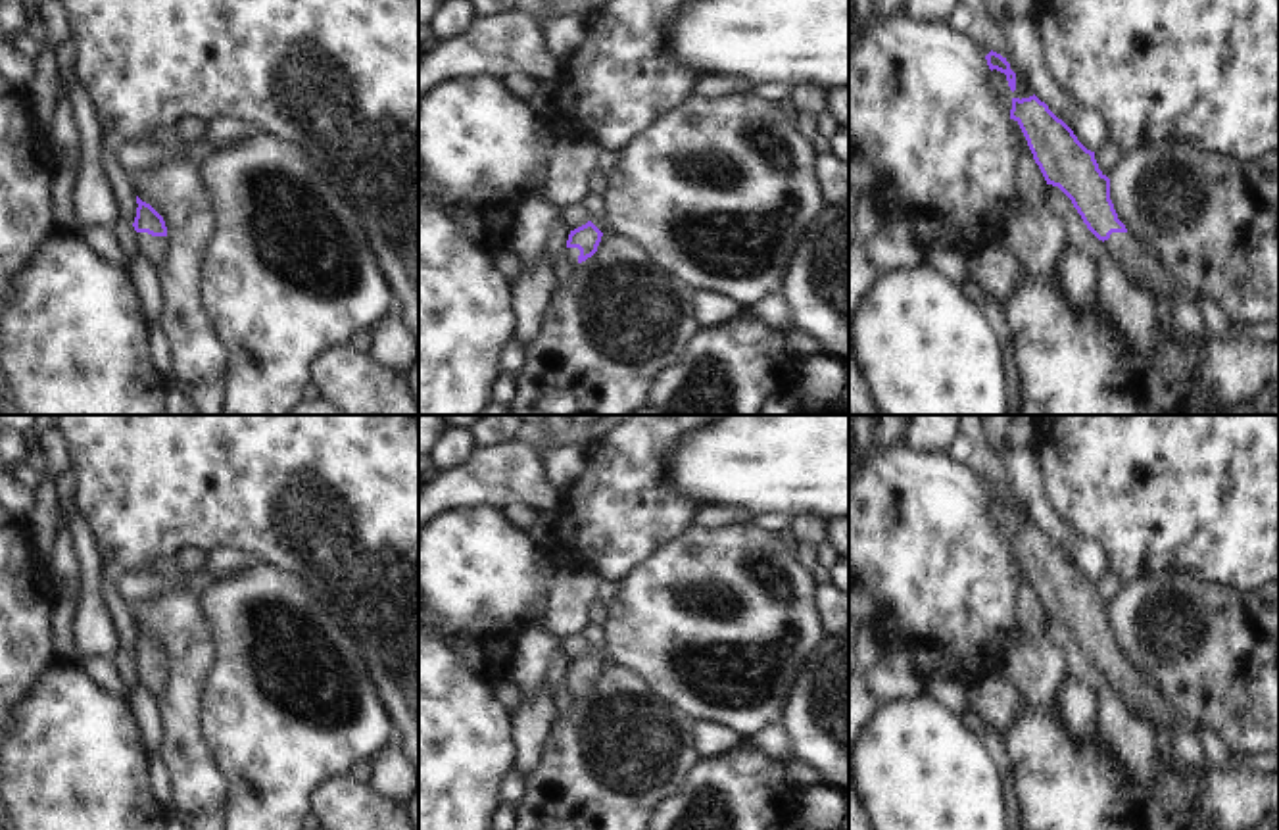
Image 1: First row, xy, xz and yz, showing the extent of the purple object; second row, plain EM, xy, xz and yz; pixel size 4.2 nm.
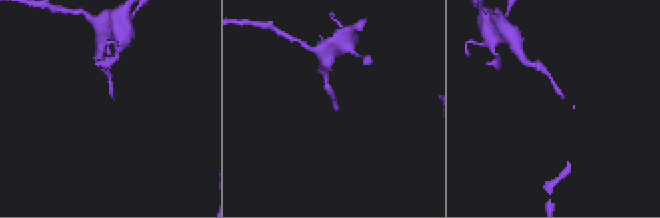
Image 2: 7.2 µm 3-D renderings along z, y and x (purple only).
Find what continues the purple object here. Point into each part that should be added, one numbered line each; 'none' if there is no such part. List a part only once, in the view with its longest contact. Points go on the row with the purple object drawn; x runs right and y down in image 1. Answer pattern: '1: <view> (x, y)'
1: xy (154, 248)

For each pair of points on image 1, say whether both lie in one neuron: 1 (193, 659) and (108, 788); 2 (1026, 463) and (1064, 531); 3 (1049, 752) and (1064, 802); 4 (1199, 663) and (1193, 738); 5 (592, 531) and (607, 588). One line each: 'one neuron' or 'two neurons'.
1: two neurons
2: one neuron
3: one neuron
4: two neurons
5: two neurons

